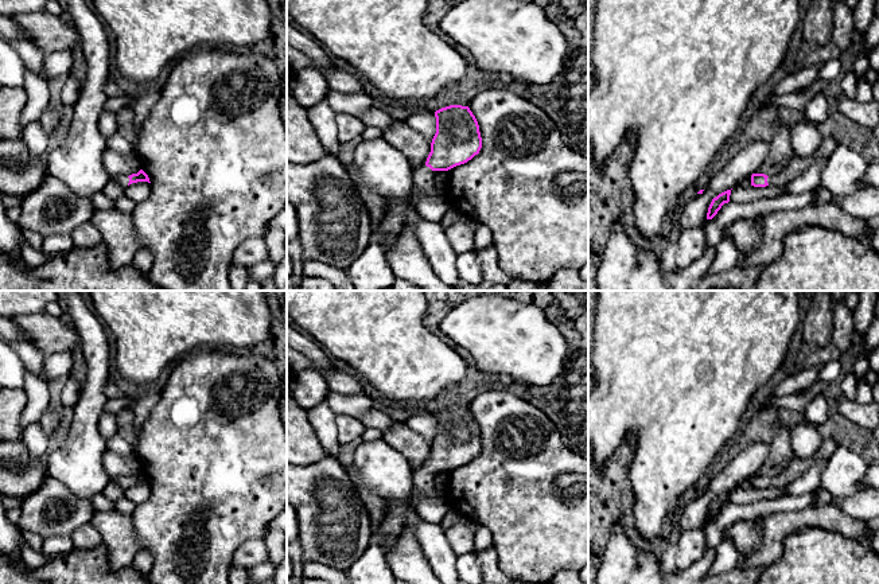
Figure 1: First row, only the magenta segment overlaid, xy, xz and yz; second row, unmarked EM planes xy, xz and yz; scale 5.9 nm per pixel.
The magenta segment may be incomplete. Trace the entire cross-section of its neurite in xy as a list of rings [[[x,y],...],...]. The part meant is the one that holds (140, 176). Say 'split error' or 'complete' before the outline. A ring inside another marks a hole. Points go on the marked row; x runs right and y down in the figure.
split error | [[[140,170],[137,174],[129,175],[129,176],[125,176],[125,175],[118,176],[116,179],[116,182],[120,183],[121,186],[124,186],[124,187],[127,187],[127,186],[129,186],[132,183],[137,183],[137,182],[148,182],[148,183],[151,183],[148,175],[143,170]]]

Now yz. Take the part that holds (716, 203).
complete | [[[727,190],[712,199],[708,207],[707,219],[712,219],[722,209],[722,206],[730,202],[730,195],[731,195],[731,190]]]

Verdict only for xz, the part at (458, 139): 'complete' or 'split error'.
split error

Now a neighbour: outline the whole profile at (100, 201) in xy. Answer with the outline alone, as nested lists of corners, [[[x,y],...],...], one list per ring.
[[[98,192],[93,196],[92,203],[96,210],[110,210],[114,207],[114,202],[110,200],[104,192]]]

